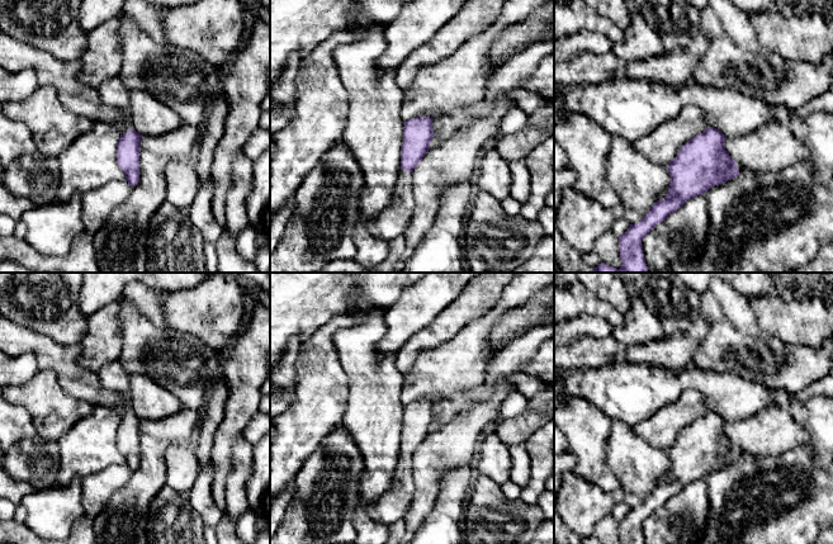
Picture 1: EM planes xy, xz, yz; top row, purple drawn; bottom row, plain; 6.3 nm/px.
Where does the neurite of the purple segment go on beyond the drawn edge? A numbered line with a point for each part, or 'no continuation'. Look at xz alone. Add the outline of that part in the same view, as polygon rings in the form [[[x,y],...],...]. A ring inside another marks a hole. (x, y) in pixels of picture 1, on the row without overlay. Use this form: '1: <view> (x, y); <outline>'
1: xz (389, 507); [[[401,454],[391,488],[369,503],[369,516],[382,524],[392,524],[402,520],[408,511],[413,492],[413,458]]]

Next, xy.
1: xy (123, 411); [[[120,403],[113,405],[112,407],[119,413],[122,418],[133,413],[131,407],[123,407]]]

